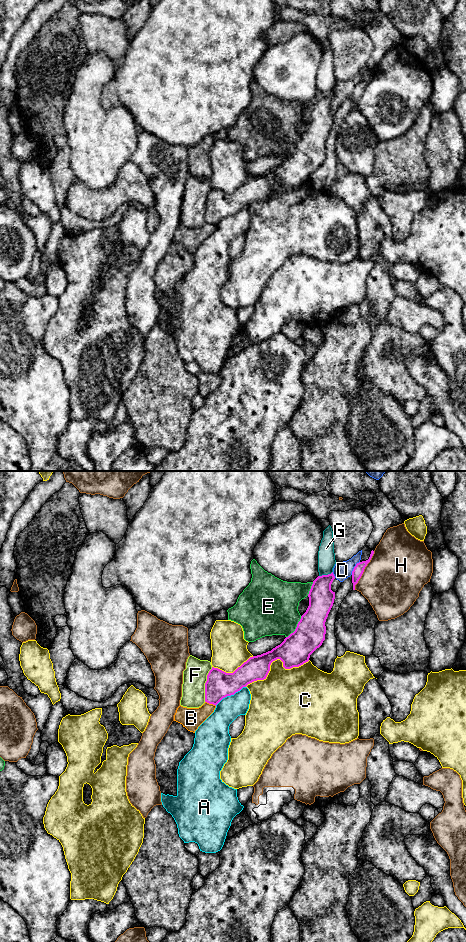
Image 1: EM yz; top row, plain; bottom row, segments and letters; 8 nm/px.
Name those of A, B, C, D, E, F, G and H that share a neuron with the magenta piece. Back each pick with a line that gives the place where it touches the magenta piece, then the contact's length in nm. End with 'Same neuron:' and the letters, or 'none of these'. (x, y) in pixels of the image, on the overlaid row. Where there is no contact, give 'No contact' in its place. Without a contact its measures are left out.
Same neuron: none of these

